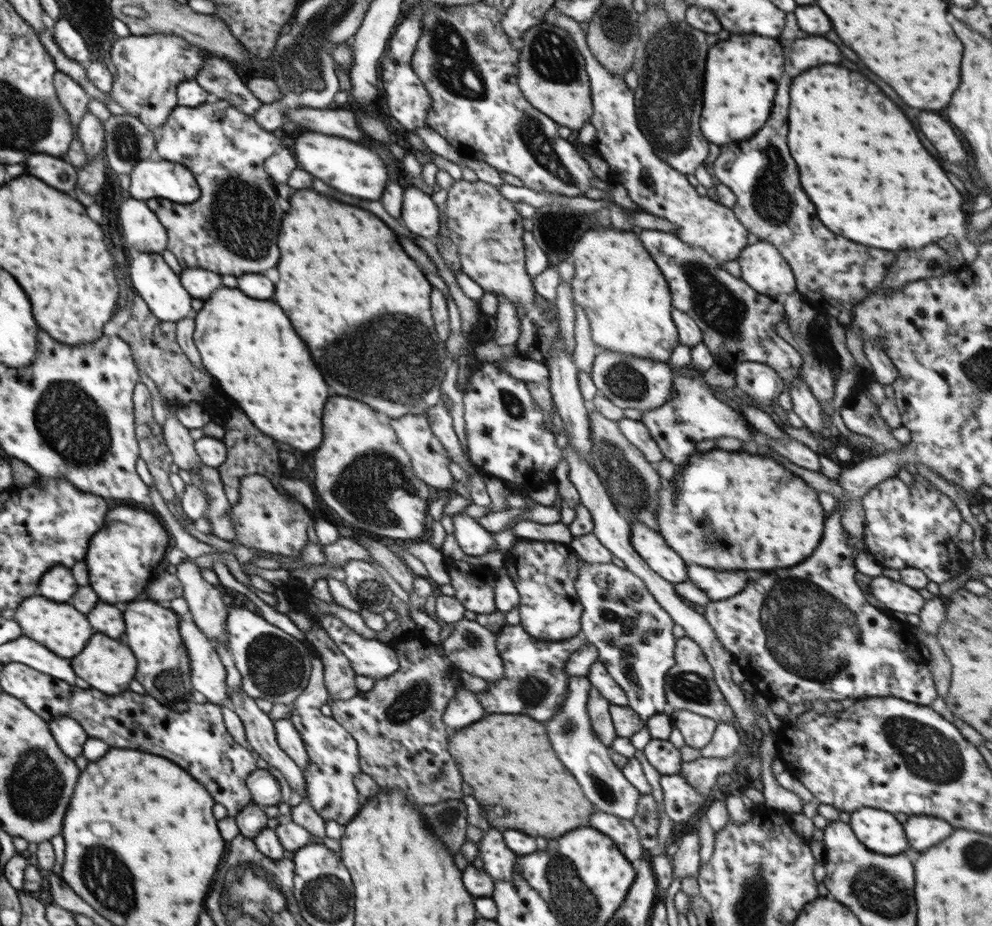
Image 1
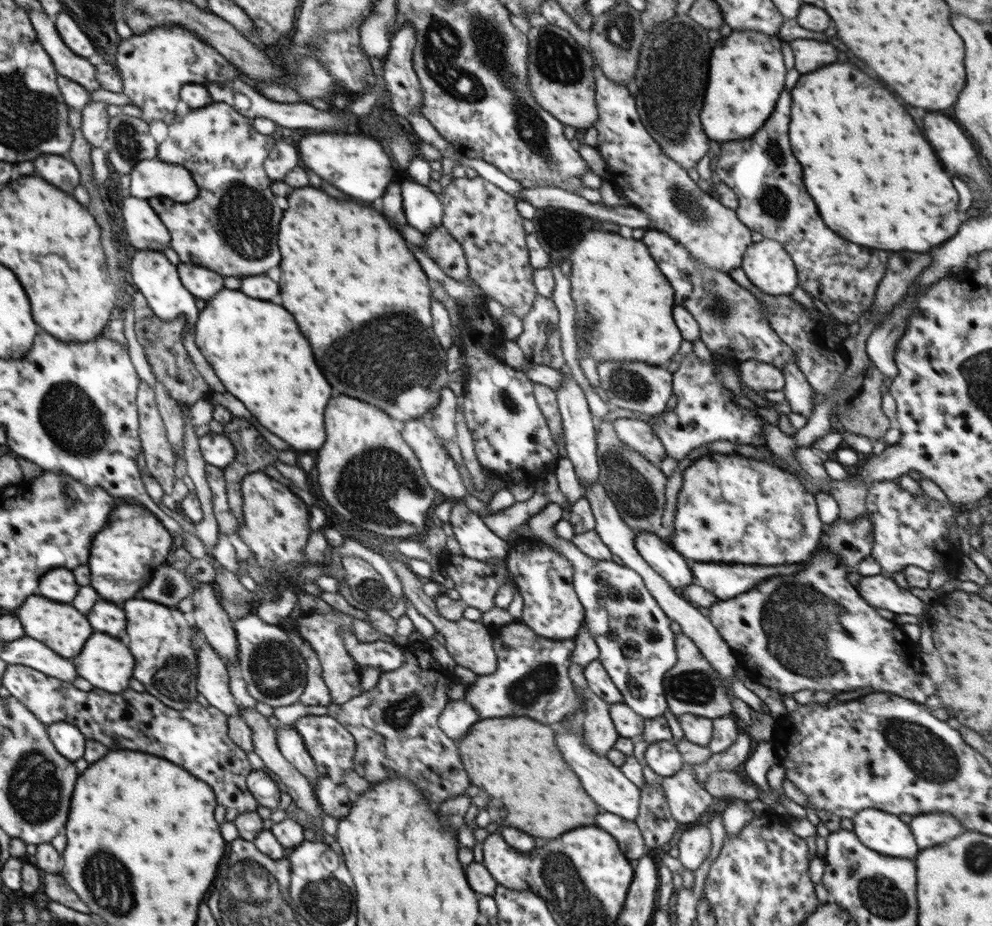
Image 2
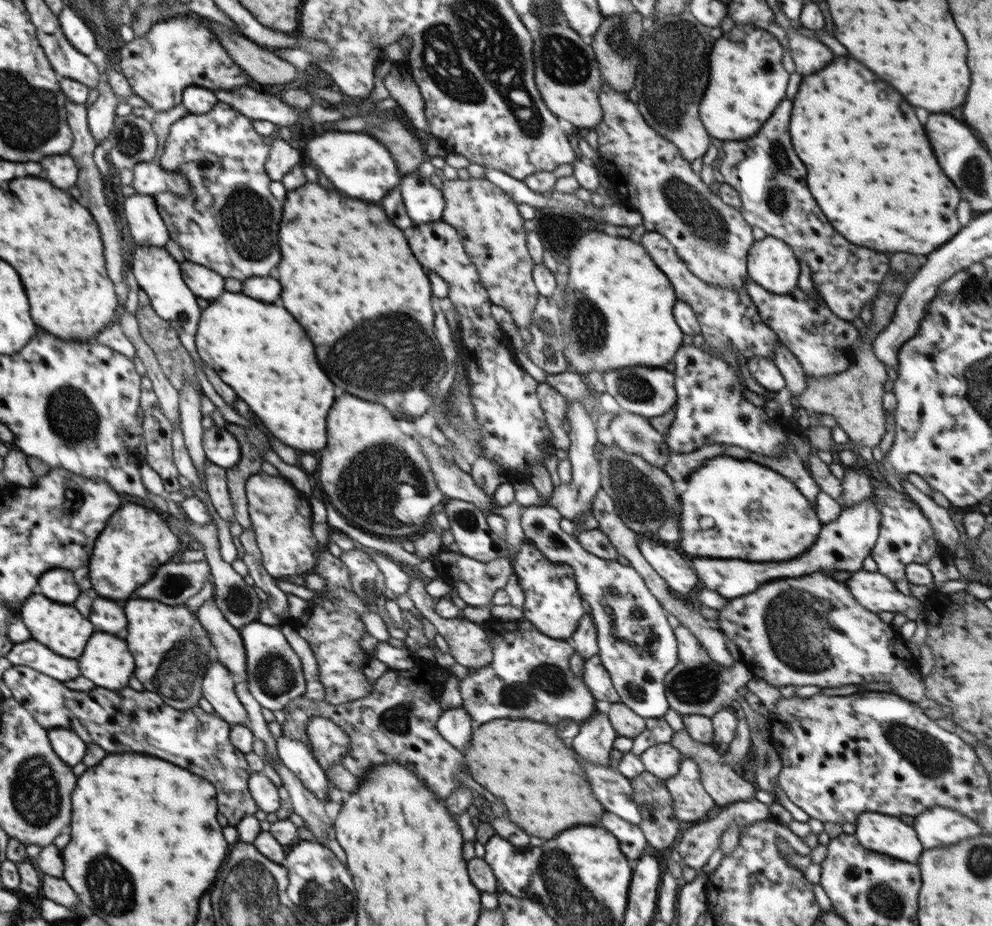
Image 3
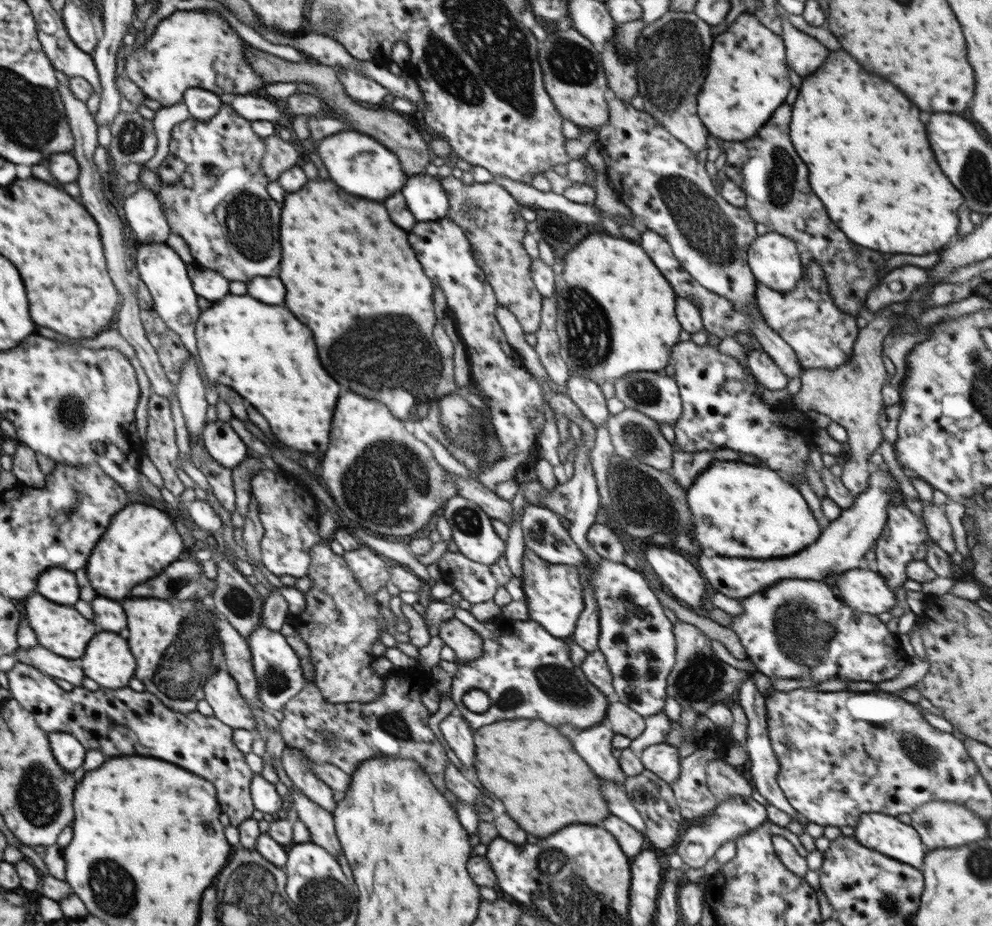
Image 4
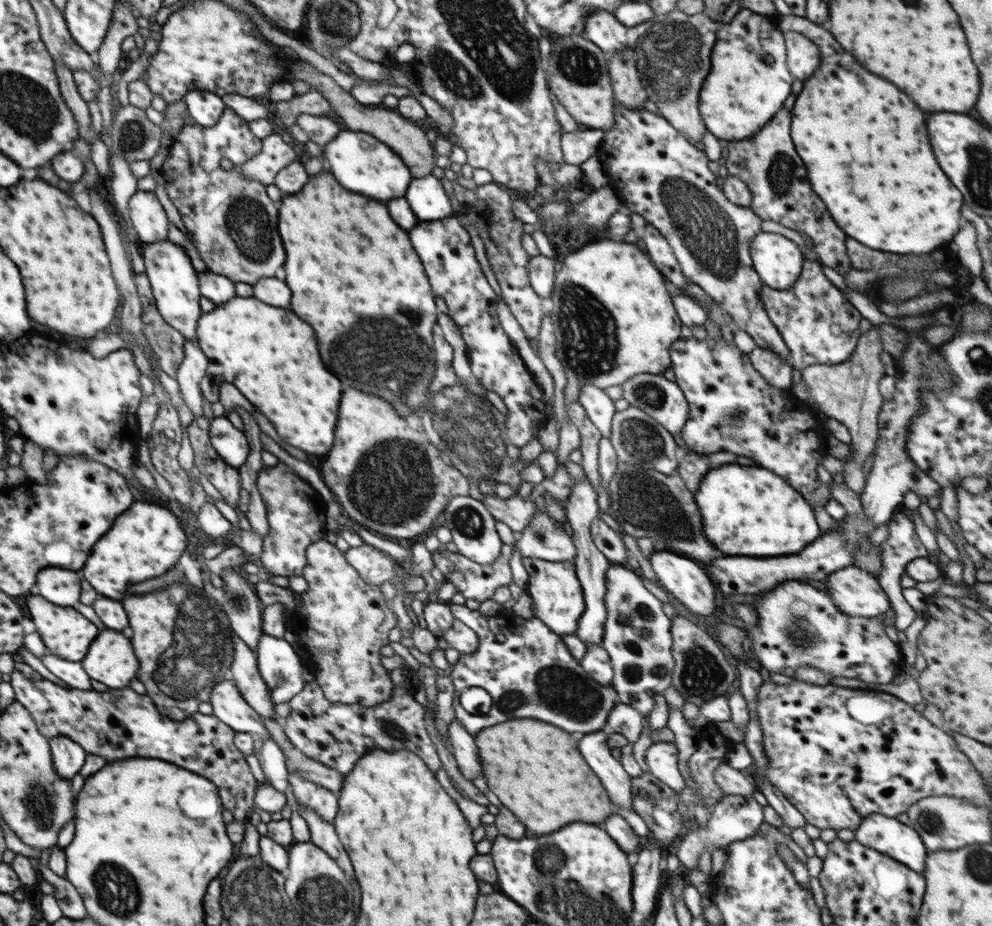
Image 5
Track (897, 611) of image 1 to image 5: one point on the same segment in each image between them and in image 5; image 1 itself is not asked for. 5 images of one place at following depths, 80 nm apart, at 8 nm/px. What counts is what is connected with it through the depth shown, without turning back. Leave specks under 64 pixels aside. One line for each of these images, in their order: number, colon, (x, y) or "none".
2: (880, 591)
3: (875, 592)
4: (864, 590)
5: (855, 592)

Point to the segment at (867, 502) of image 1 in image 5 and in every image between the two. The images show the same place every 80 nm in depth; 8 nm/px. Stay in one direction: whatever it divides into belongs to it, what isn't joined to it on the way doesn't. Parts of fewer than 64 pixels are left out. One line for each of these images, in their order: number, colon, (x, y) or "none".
2: (907, 530)
3: (905, 536)
4: (903, 539)
5: (902, 546)

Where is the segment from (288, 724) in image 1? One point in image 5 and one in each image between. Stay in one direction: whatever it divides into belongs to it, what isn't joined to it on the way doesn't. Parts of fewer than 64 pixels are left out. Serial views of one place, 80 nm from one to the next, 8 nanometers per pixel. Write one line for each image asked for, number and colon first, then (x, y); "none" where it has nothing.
2: (290, 742)
3: (299, 758)
4: (295, 763)
5: (323, 802)

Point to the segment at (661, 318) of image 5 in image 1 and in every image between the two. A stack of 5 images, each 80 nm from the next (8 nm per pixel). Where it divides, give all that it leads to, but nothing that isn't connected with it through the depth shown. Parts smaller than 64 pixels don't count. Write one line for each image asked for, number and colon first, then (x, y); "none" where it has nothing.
1: (615, 277)
2: (614, 279)
3: (619, 310)
4: (609, 279)

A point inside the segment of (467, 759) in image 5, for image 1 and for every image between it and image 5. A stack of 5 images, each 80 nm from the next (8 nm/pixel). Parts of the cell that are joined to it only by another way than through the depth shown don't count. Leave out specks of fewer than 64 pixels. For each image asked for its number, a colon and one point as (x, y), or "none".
1: (463, 709)
2: (458, 716)
3: (455, 725)
4: (456, 731)

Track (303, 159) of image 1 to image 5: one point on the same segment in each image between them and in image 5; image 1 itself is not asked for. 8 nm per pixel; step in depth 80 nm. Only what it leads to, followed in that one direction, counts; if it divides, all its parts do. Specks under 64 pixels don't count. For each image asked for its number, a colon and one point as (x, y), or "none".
2: (362, 167)
3: (361, 166)
4: (359, 164)
5: (361, 163)

